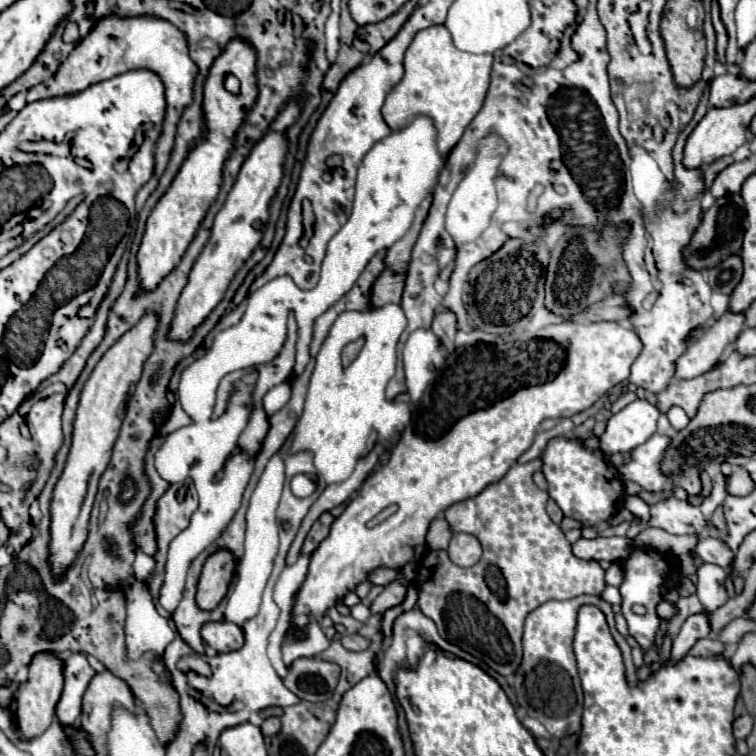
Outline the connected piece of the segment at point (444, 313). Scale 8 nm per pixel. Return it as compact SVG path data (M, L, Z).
M438 309L434 323L432 323L432 331L444 341L444 345L448 345L448 351L452 351L454 347L454 335L456 335L456 315L450 309Z

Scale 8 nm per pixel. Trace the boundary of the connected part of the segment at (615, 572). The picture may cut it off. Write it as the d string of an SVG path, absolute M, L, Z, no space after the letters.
M612 563L610 569L606 571L606 585L612 585L612 587L620 587L624 581L624 575L622 575L622 569L620 565Z

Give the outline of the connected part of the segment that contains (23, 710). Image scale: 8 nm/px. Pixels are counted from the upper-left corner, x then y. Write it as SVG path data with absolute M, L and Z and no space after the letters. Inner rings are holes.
M40 651L34 655L30 663L30 673L24 685L18 687L14 699L16 699L16 717L20 717L20 733L26 739L34 739L42 735L50 723L54 721L56 713L56 703L62 695L64 689L64 661L58 653L54 651Z

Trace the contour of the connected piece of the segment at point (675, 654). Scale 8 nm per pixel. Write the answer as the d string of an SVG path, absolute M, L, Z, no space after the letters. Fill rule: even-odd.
M708 611L690 615L672 643L672 661L682 659L700 637L708 637L710 633L712 633L712 629L710 629L710 613Z

